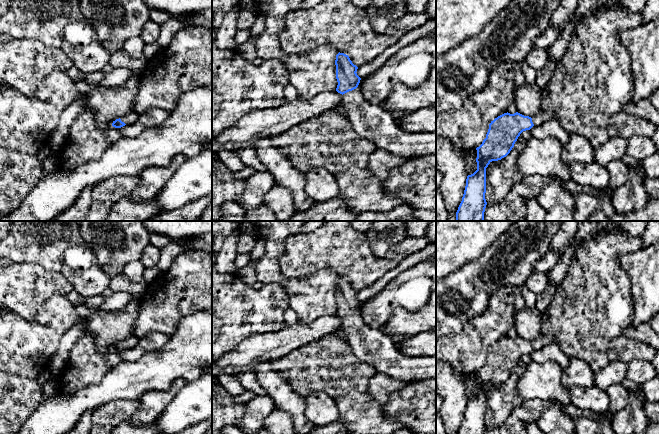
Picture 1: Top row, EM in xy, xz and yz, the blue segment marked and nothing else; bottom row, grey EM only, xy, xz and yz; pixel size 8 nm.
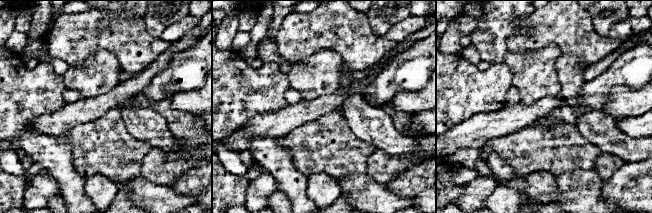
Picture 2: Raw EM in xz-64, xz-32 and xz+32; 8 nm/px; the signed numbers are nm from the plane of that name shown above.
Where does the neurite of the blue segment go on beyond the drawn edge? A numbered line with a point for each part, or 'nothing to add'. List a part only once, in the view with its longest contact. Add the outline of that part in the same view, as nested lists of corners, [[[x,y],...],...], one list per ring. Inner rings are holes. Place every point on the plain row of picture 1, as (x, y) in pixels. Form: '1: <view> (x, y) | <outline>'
1: xz (372, 346) | [[[358,312],[343,318],[341,328],[357,359],[377,372],[406,382],[436,376],[436,355],[417,358],[403,355],[392,337],[366,325]]]

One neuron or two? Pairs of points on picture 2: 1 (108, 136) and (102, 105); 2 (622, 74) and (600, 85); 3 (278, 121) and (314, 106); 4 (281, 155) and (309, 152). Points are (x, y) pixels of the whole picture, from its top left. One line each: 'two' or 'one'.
1: two
2: one
3: one
4: two

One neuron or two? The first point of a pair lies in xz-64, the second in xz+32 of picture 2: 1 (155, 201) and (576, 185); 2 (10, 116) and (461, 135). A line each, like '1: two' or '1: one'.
1: one
2: two

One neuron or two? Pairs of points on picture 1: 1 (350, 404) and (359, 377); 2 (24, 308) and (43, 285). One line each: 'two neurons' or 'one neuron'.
1: two neurons
2: one neuron

